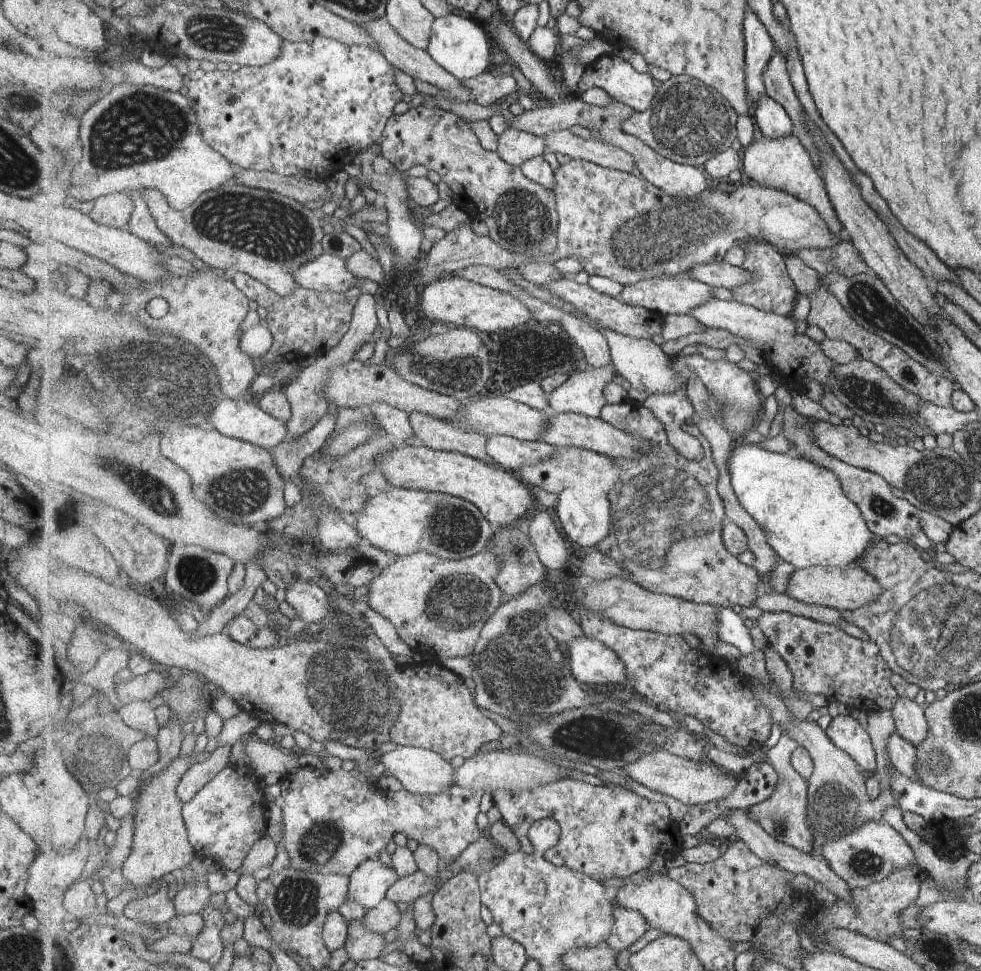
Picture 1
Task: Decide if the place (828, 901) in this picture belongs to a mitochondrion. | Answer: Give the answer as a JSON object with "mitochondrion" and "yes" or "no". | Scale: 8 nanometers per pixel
{"mitochondrion":"no"}

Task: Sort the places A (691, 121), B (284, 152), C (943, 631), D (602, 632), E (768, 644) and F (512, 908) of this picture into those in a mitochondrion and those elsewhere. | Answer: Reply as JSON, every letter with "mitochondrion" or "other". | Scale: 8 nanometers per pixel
{"A":"mitochondrion","B":"other","C":"mitochondrion","D":"other","E":"other","F":"other"}

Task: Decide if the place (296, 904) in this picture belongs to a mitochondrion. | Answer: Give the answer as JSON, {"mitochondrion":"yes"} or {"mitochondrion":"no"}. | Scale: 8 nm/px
{"mitochondrion":"yes"}

